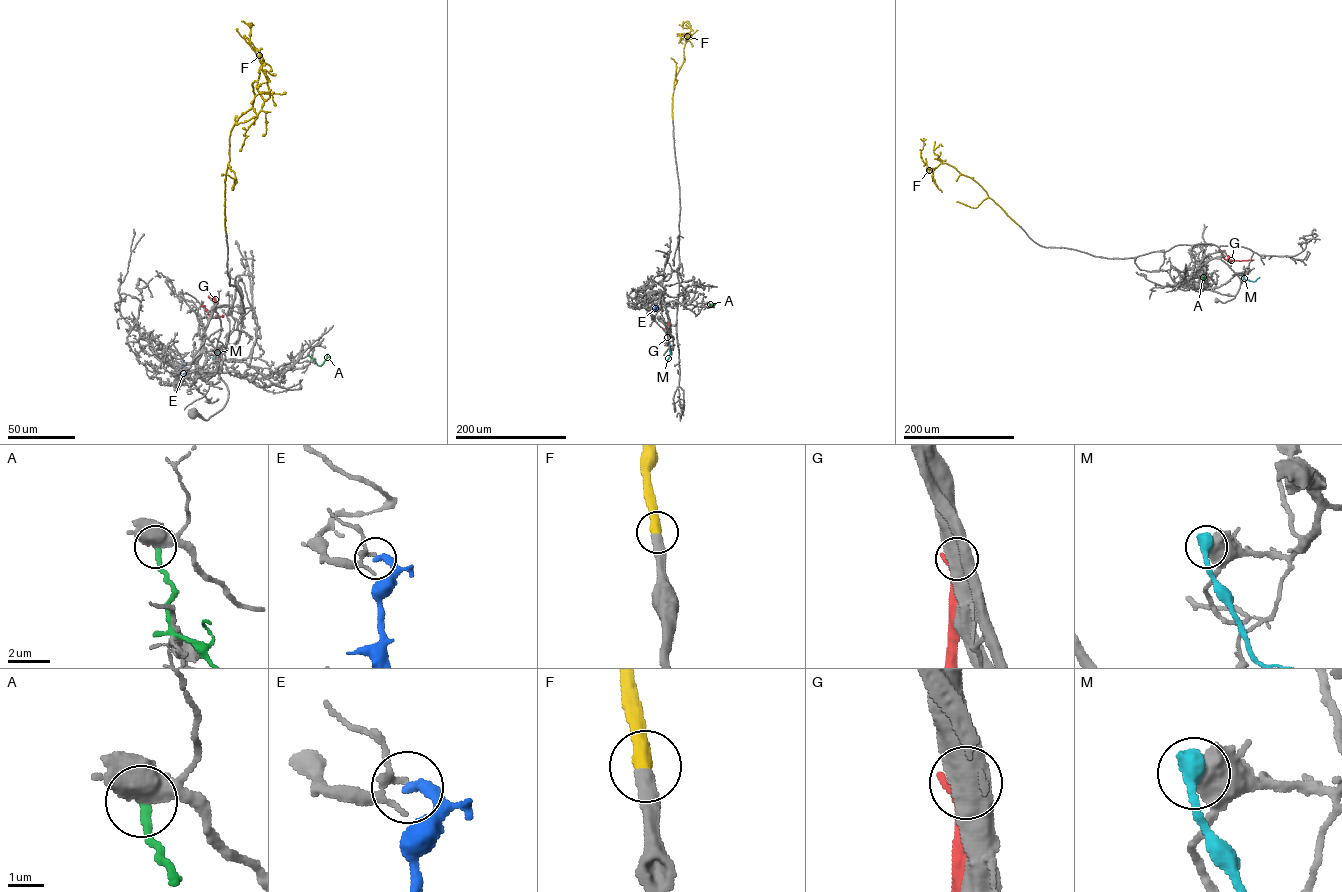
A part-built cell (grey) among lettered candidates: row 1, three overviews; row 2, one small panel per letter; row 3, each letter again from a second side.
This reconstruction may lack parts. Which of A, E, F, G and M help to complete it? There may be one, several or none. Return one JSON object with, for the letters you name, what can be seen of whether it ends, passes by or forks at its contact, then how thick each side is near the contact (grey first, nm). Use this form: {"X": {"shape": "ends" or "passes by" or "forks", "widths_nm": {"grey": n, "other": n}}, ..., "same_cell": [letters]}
{"F": {"shape": "ends", "widths_nm": {"grey": 480, "other": 480}}, "same_cell": ["F"]}

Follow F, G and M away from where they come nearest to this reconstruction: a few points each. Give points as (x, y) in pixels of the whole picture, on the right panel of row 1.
F: (1019, 225), (978, 183), (954, 167), (943, 163), (932, 171), (929, 169), (920, 155), (923, 138)
G: (1217, 256), (1229, 261), (1254, 260)
M: (1242, 274), (1245, 280), (1252, 281), (1259, 277)

